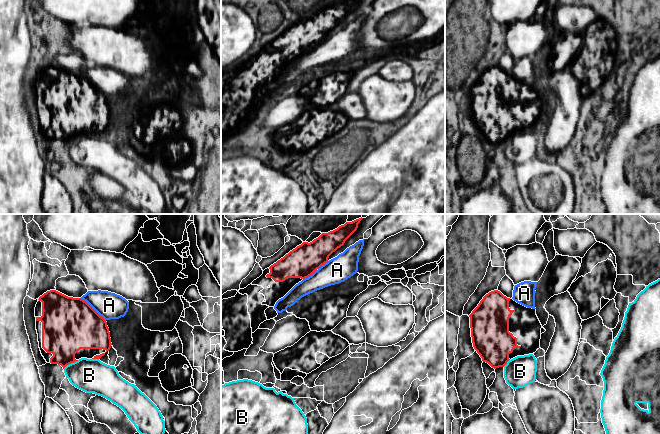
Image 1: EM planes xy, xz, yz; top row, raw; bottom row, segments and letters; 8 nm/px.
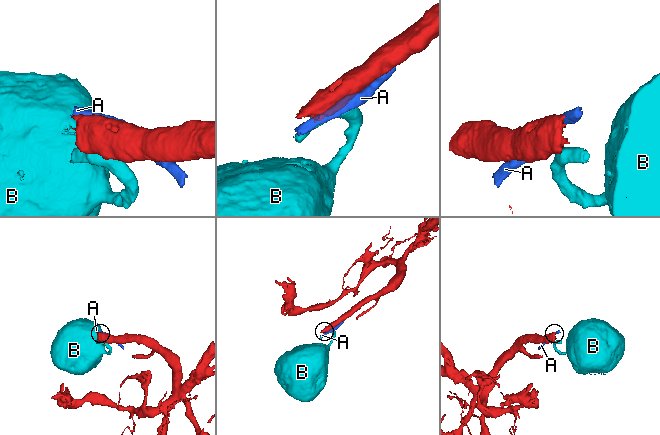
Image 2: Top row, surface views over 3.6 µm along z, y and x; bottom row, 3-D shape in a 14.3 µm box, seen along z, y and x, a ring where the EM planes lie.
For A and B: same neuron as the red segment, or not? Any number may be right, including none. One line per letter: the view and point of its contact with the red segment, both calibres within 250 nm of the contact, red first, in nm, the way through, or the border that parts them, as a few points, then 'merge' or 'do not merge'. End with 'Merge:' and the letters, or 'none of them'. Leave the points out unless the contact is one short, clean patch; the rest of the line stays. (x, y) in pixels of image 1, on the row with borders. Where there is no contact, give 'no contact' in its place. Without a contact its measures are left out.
A: xy (92, 308) | 440/220 nm | do not merge
B: xy (70, 363) | 360/280 nm | along xy (78, 360), (67, 364), (63, 368) | do not merge
Merge: none of them

